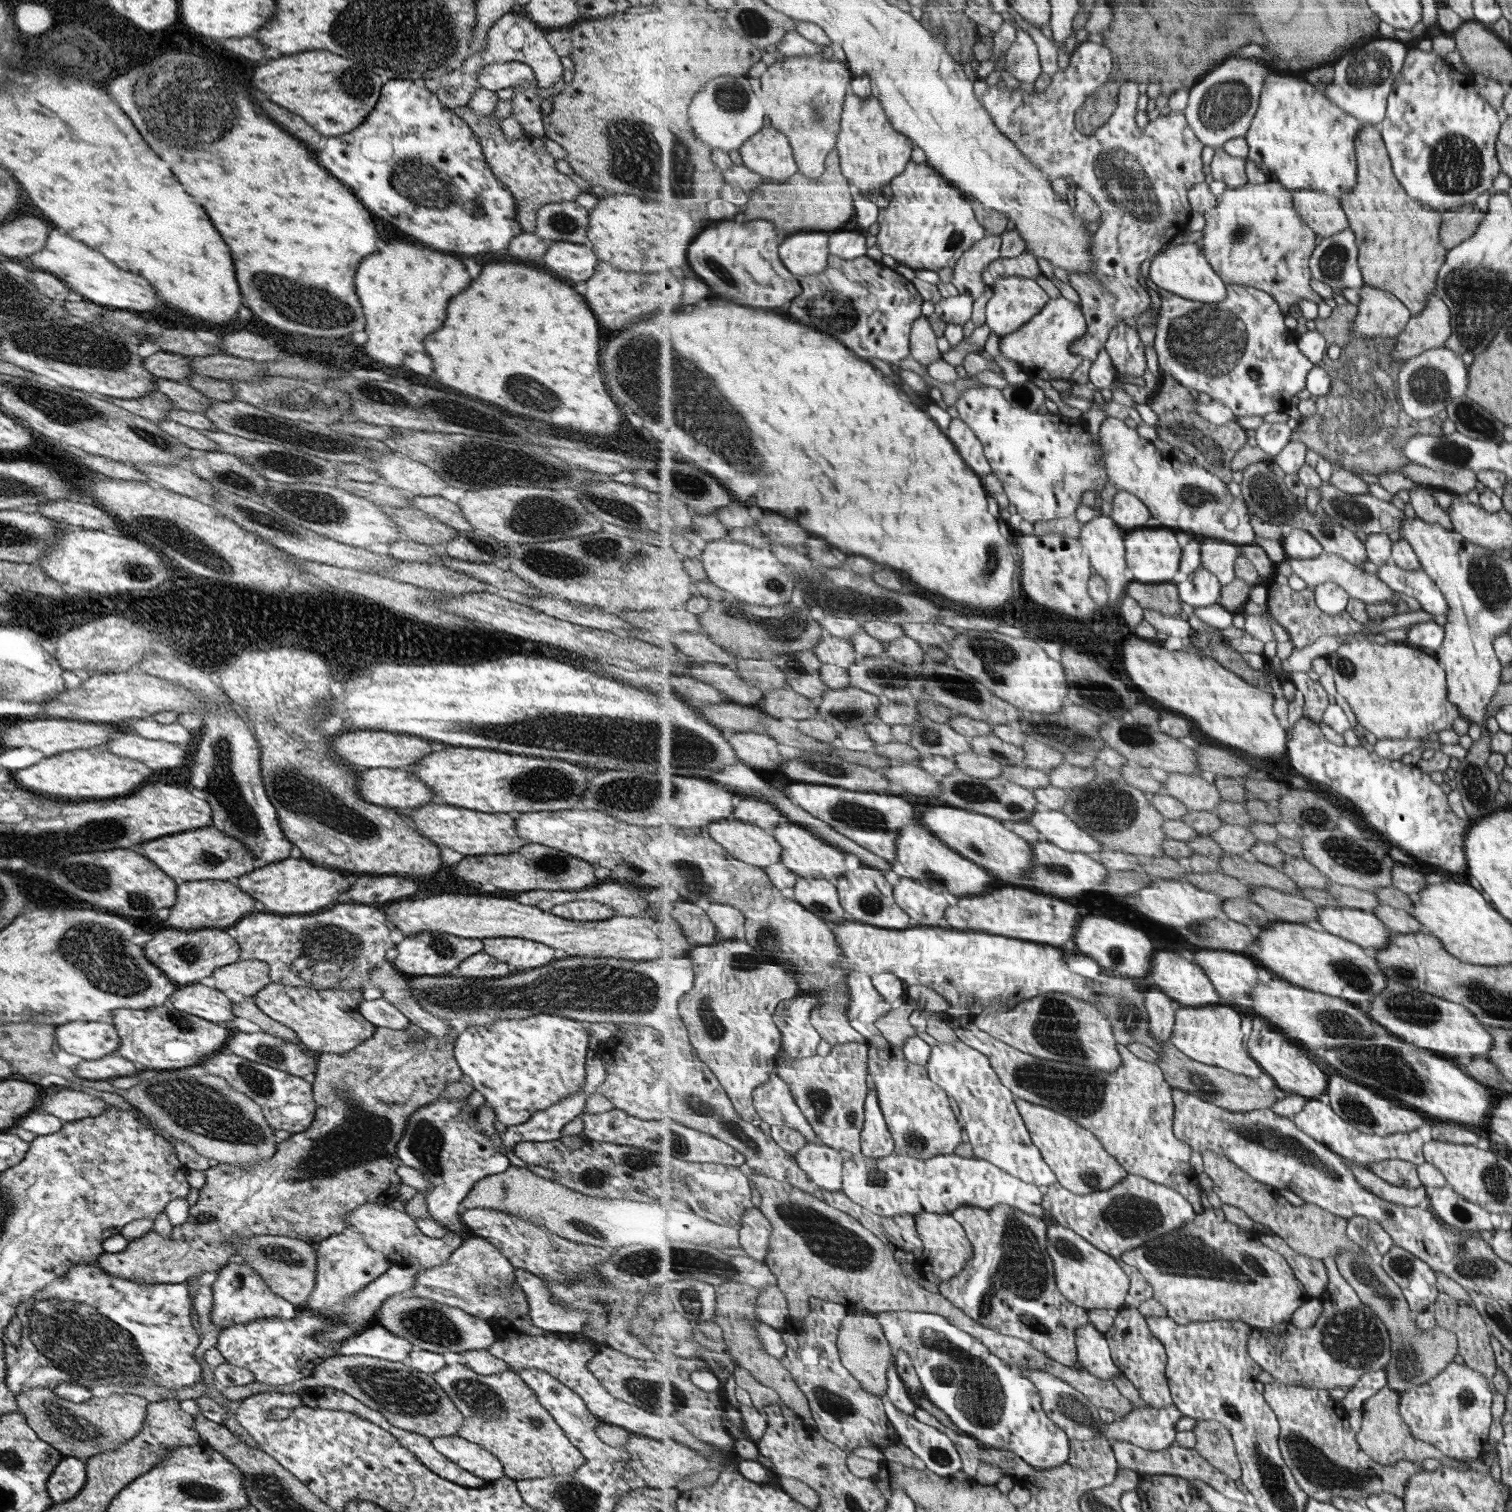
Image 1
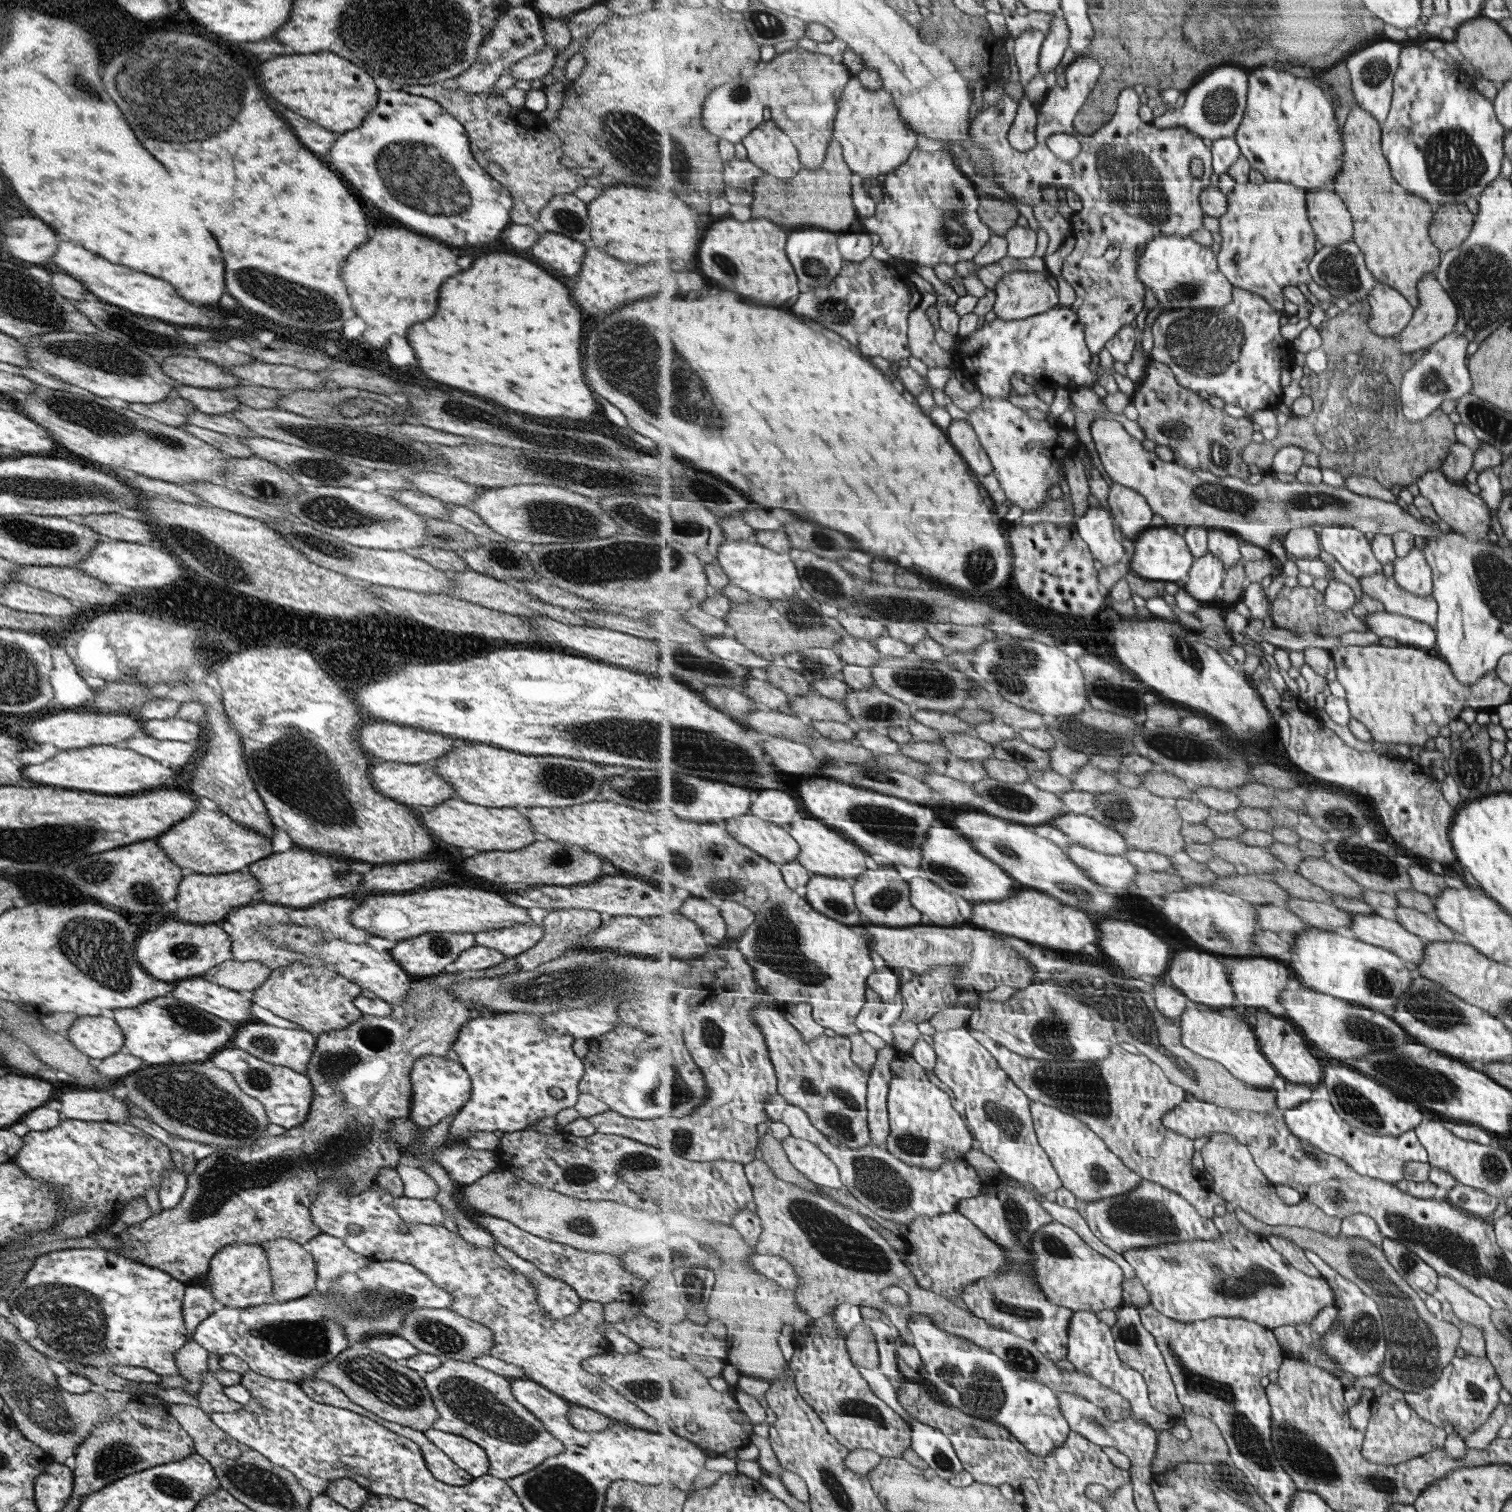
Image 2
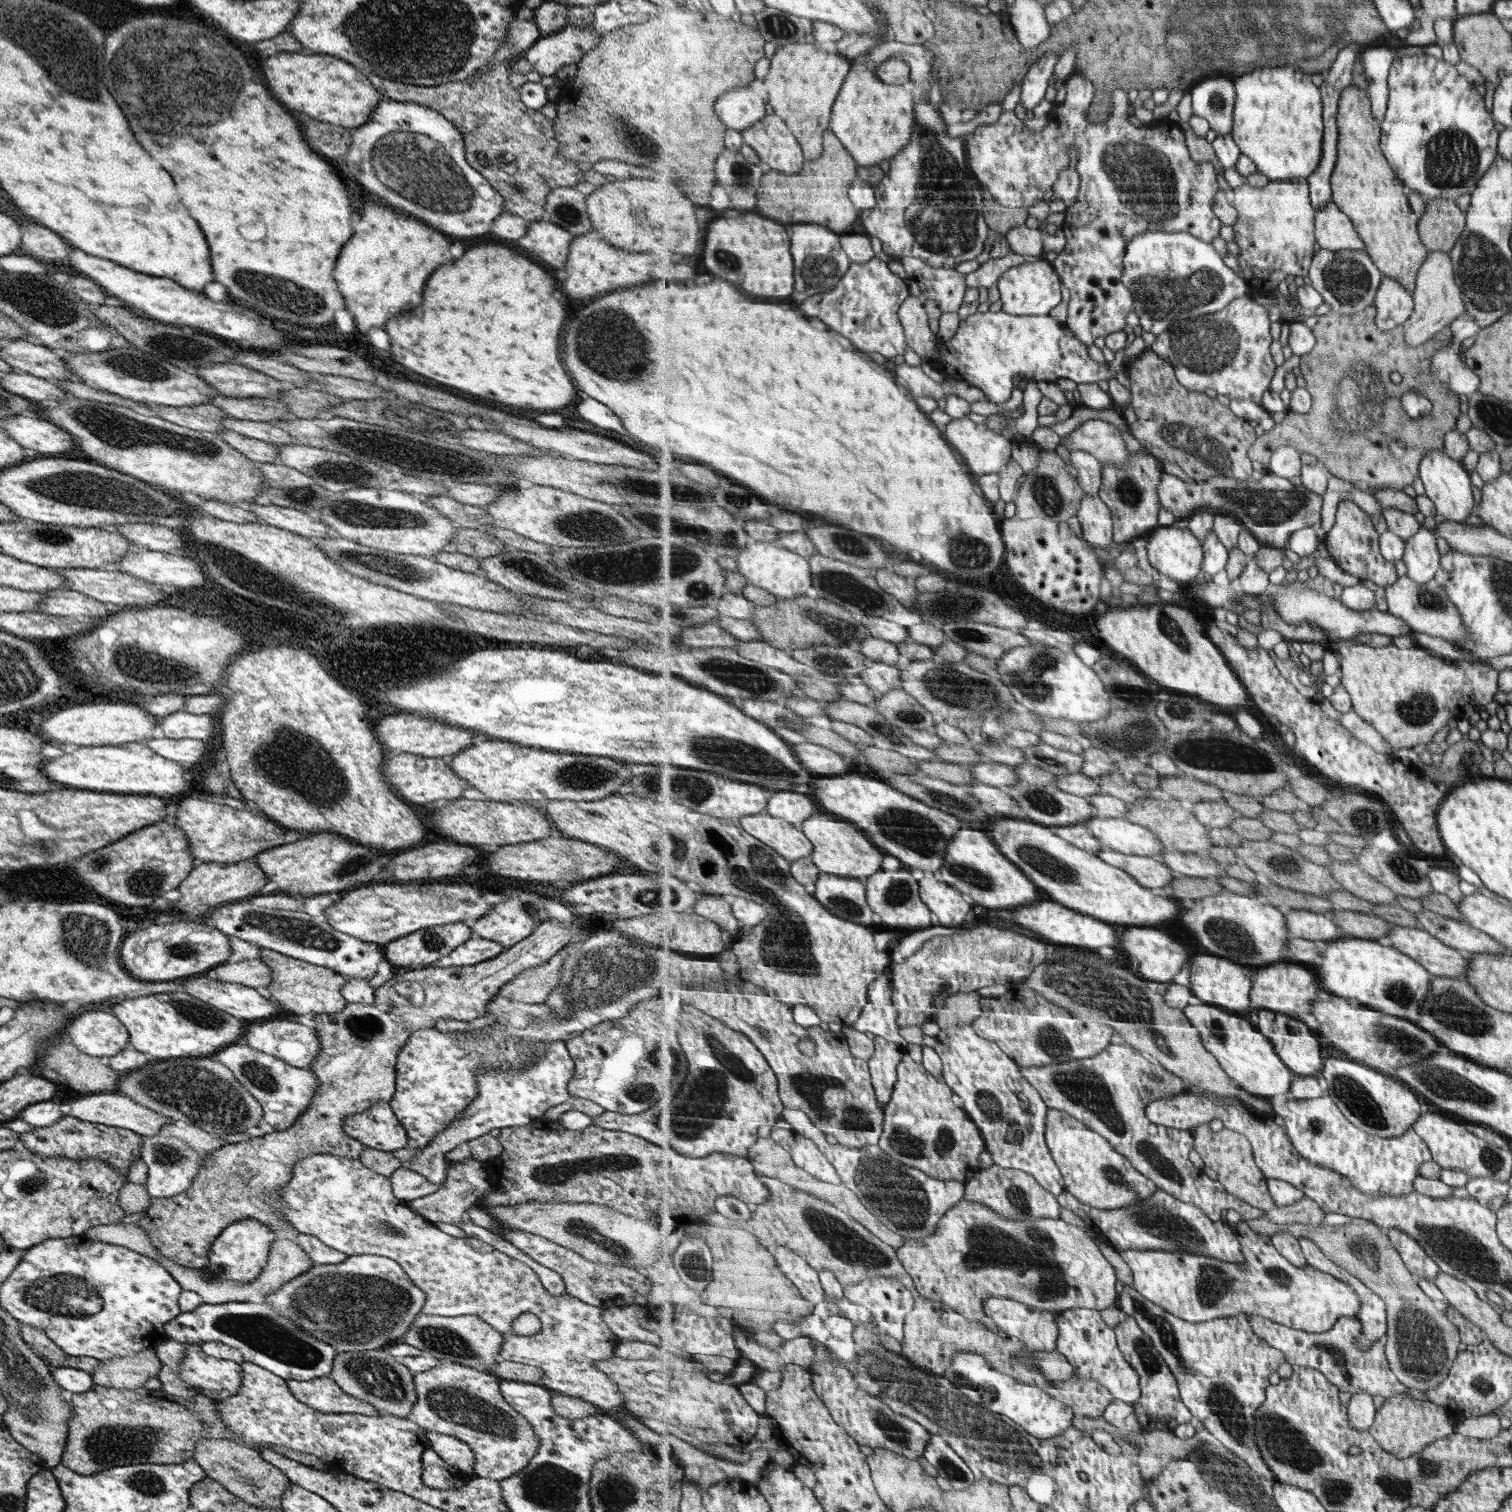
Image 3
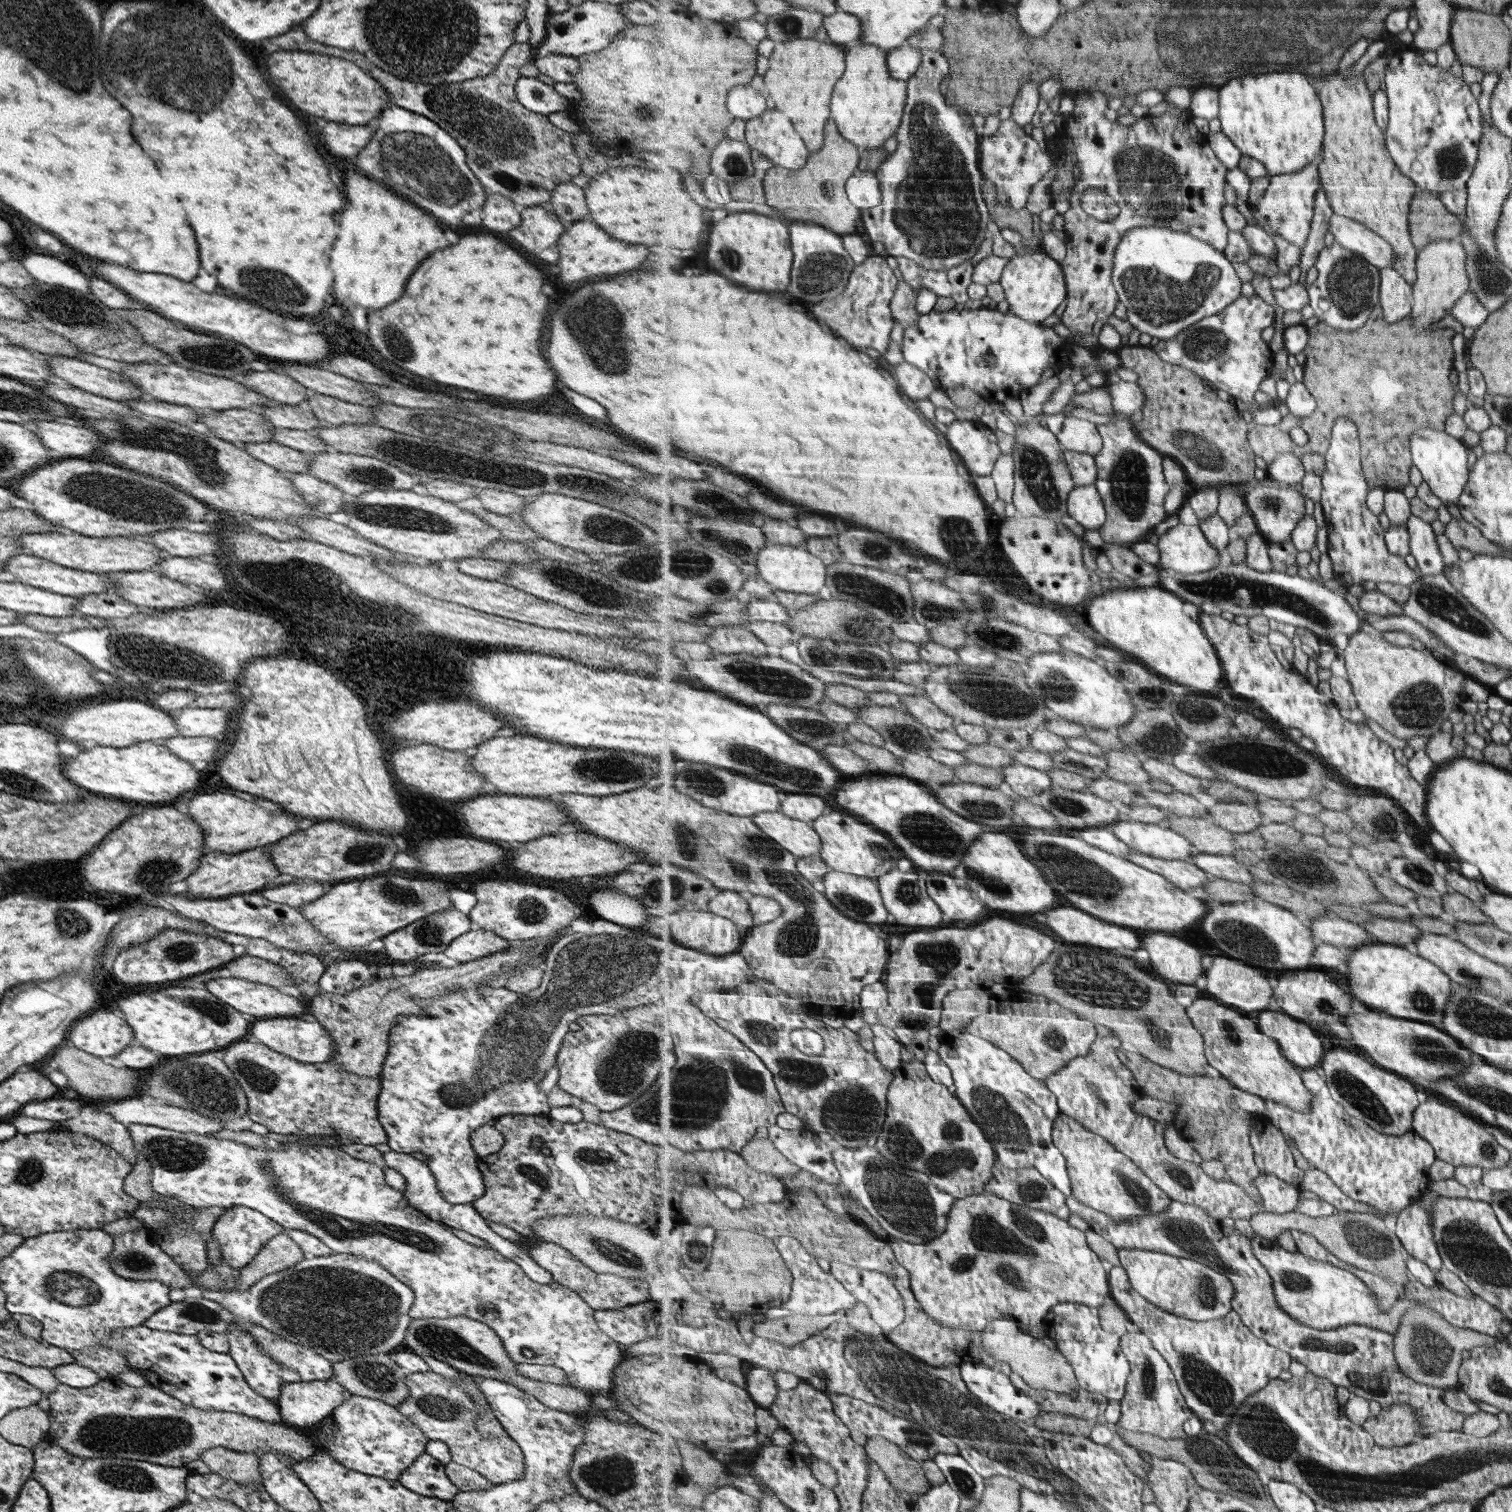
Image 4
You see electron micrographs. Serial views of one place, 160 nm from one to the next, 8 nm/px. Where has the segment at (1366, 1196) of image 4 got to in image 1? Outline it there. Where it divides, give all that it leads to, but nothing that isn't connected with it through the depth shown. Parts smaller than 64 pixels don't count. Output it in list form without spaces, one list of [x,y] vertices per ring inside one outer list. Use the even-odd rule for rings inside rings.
[[[1311,1099],[1305,1106],[1305,1109],[1299,1112],[1293,1120],[1299,1129],[1312,1136],[1315,1140],[1325,1144],[1332,1152],[1345,1158],[1345,1160],[1357,1163],[1357,1165],[1365,1169],[1369,1169],[1371,1165],[1375,1165],[1383,1160],[1405,1160],[1413,1162],[1418,1166],[1426,1162],[1424,1154],[1425,1144],[1419,1132],[1411,1131],[1387,1136],[1368,1135],[1343,1120],[1341,1116],[1338,1116],[1329,1102],[1325,1104],[1321,1100]]]

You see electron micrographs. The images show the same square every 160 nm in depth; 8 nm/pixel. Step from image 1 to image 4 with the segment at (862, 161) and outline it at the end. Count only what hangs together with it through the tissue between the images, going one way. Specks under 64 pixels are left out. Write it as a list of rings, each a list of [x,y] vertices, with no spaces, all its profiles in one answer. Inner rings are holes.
[[[854,42],[844,47],[846,53],[846,71],[836,84],[837,90],[833,94],[833,120],[845,140],[855,144],[860,150],[875,150],[883,147],[885,140],[889,140],[893,134],[897,134],[903,122],[905,107],[908,103],[908,81],[892,77],[888,67],[888,51],[880,46]]]

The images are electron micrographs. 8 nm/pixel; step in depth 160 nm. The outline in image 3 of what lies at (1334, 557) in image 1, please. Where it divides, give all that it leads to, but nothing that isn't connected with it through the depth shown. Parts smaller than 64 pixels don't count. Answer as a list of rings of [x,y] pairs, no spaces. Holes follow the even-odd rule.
[[[1405,574],[1395,584],[1385,586],[1385,600],[1388,602],[1388,612],[1405,620],[1405,623],[1408,623],[1413,631],[1440,637],[1453,643],[1469,637],[1469,630],[1463,624],[1459,608],[1455,608],[1453,600],[1449,598],[1449,593],[1437,579],[1419,584]]]

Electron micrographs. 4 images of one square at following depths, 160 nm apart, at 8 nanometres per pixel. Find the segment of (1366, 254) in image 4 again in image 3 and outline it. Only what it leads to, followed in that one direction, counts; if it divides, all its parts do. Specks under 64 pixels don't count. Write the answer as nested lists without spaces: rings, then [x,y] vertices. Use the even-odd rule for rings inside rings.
[[[1333,198],[1327,206],[1316,211],[1316,239],[1318,248],[1329,251],[1365,251],[1366,248],[1352,217],[1347,216]]]

